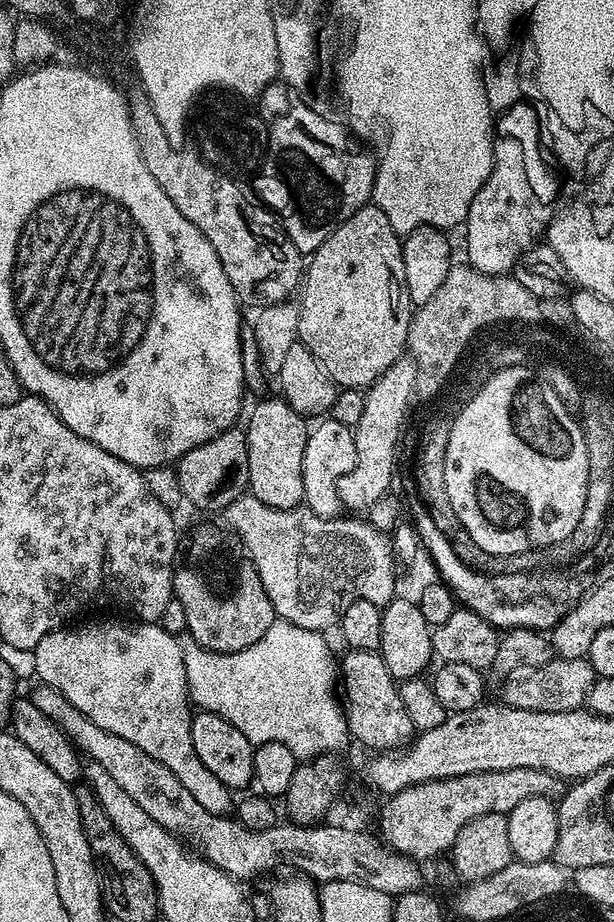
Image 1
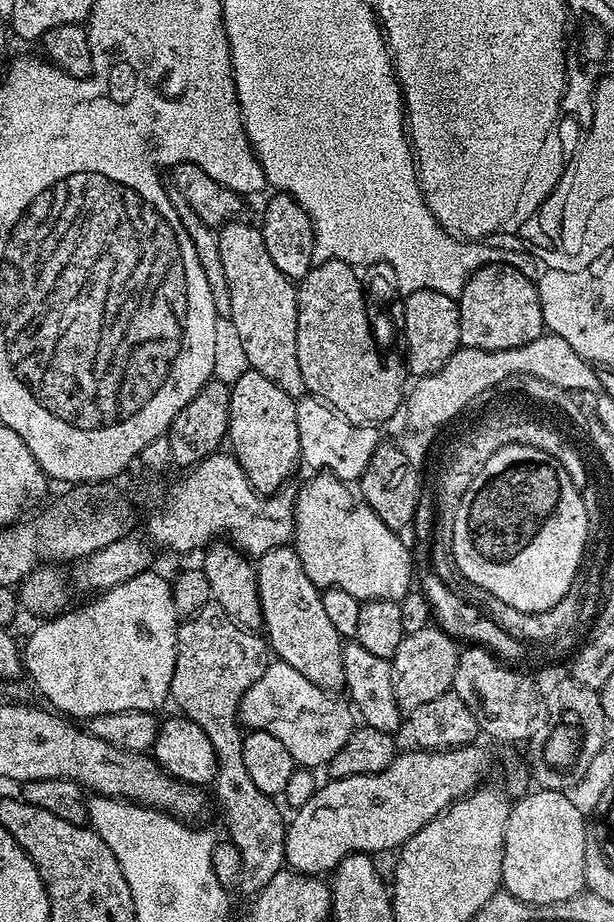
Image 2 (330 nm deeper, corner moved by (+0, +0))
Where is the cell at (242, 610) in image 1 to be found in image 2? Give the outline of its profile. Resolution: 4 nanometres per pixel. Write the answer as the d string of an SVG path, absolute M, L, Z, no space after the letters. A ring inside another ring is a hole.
M215 602L207 604L197 616L183 621L176 630L176 661L174 662L174 678L170 682L170 700L171 703L176 703L181 713L187 716L189 720L193 720L198 726L202 726L202 730L206 730L206 736L210 738L210 742L214 746L214 754L216 755L216 778L214 781L214 789L216 788L216 800L220 803L220 808L224 811L224 824L228 827L226 832L227 839L231 840L234 846L238 846L238 854L242 854L242 882L239 886L239 891L255 894L265 888L270 882L270 878L274 878L274 874L285 871L286 863L284 858L284 834L286 827L286 816L280 813L281 805L277 803L273 797L262 794L262 790L258 790L258 786L254 786L254 781L250 779L250 774L246 774L246 765L242 762L242 725L238 719L240 714L240 703L246 694L246 690L250 690L250 686L254 686L254 682L258 682L258 678L262 678L262 674L266 674L270 663L270 649L267 639L263 635L257 634L255 631L249 631L242 625L237 624L232 620L230 614Z

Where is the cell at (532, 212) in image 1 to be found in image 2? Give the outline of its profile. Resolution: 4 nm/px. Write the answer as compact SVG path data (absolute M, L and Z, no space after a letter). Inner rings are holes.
M485 263L477 267L458 298L461 345L497 352L521 348L545 335L542 302L537 301L535 285L534 280L510 264Z

